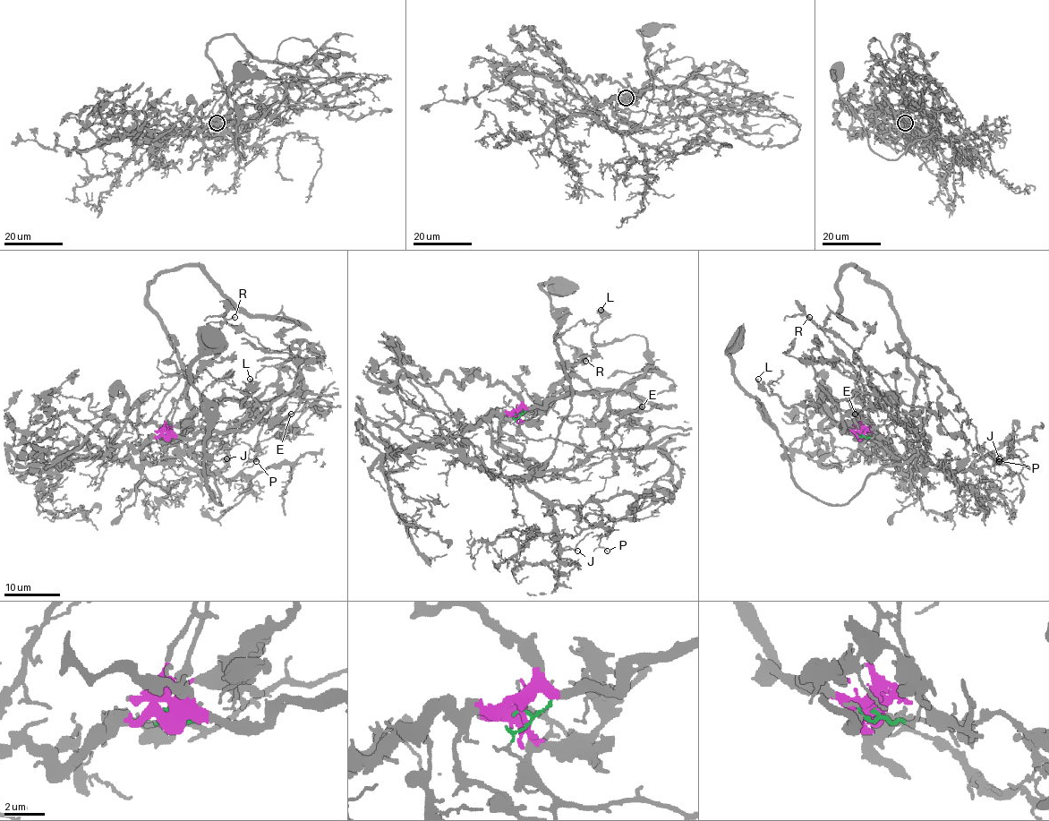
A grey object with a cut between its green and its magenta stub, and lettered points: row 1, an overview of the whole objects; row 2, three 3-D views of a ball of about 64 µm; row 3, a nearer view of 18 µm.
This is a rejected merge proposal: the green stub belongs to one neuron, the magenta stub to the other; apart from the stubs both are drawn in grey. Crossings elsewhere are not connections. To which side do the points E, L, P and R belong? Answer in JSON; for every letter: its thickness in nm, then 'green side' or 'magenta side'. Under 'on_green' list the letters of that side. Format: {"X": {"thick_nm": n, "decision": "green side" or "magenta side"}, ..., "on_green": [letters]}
{"E": {"thick_nm": 140, "decision": "magenta side"}, "L": {"thick_nm": 240, "decision": "magenta side"}, "P": {"thick_nm": 110, "decision": "green side"}, "R": {"thick_nm": 140, "decision": "magenta side"}, "on_green": ["P"]}

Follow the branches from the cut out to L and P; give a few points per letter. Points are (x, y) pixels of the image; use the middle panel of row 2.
L: (517, 413), (596, 393), (609, 395), (607, 421), (594, 415), (592, 389), (565, 369), (594, 348), (600, 309)
P: (517, 413), (529, 438), (584, 452), (525, 485), (580, 519), (606, 515), (607, 551)

